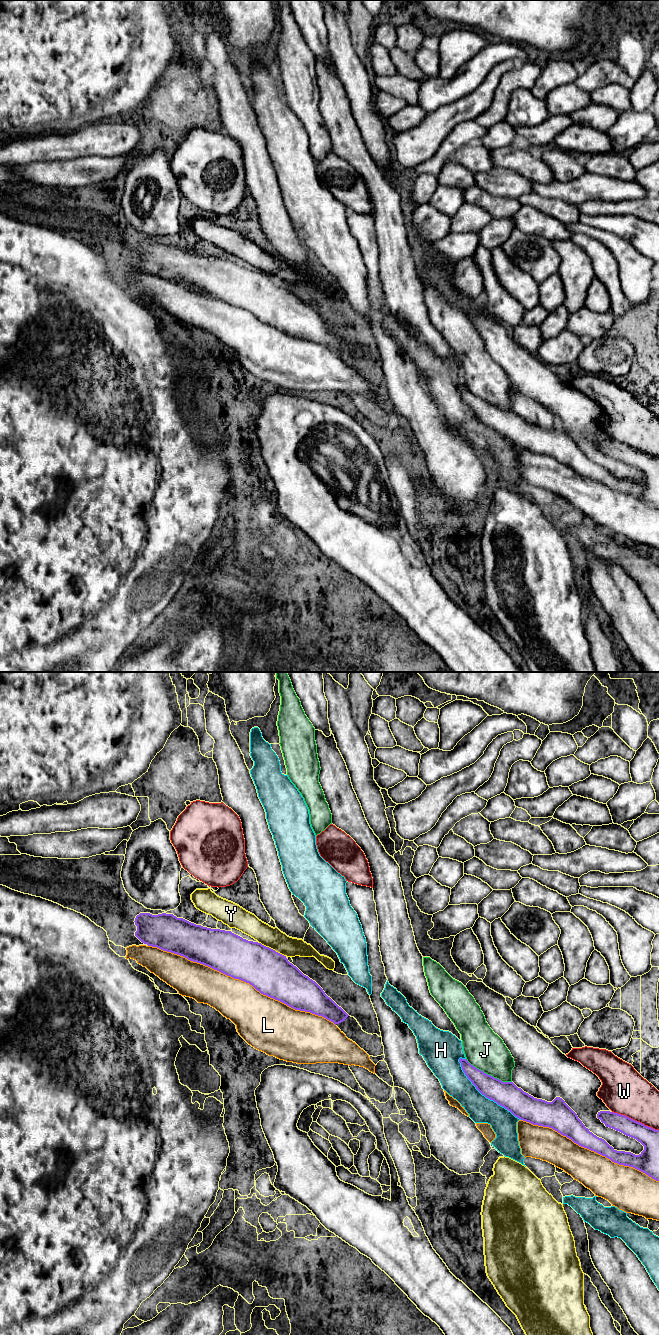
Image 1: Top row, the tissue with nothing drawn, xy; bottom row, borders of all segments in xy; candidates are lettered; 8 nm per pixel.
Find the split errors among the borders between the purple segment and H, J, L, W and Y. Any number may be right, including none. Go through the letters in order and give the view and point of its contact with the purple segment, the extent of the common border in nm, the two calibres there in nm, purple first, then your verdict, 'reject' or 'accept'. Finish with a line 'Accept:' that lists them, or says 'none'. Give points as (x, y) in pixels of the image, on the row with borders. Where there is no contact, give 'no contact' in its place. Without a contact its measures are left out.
H: meets purple in xy at (484, 1095); contact 700 nm long; 200 nm thick on the purple side, 200 nm on the other; reject
J: meets purple in xy at (487, 1074); contact 420 nm long; 200 nm thick on the purple side, 320 nm on the other; reject
L: meets purple in xy at (242, 980); contact 1650 nm long; 360 nm thick on the purple side, 320 nm on the other; accept
W: meets purple in xy at (634, 1120); contact 400 nm long; 160 nm thick on the purple side, 360 nm on the other; reject
Y: meets purple in xy at (272, 949); contact 240 nm long; 360 nm thick on the purple side, 160 nm on the other; reject
Accept: L

